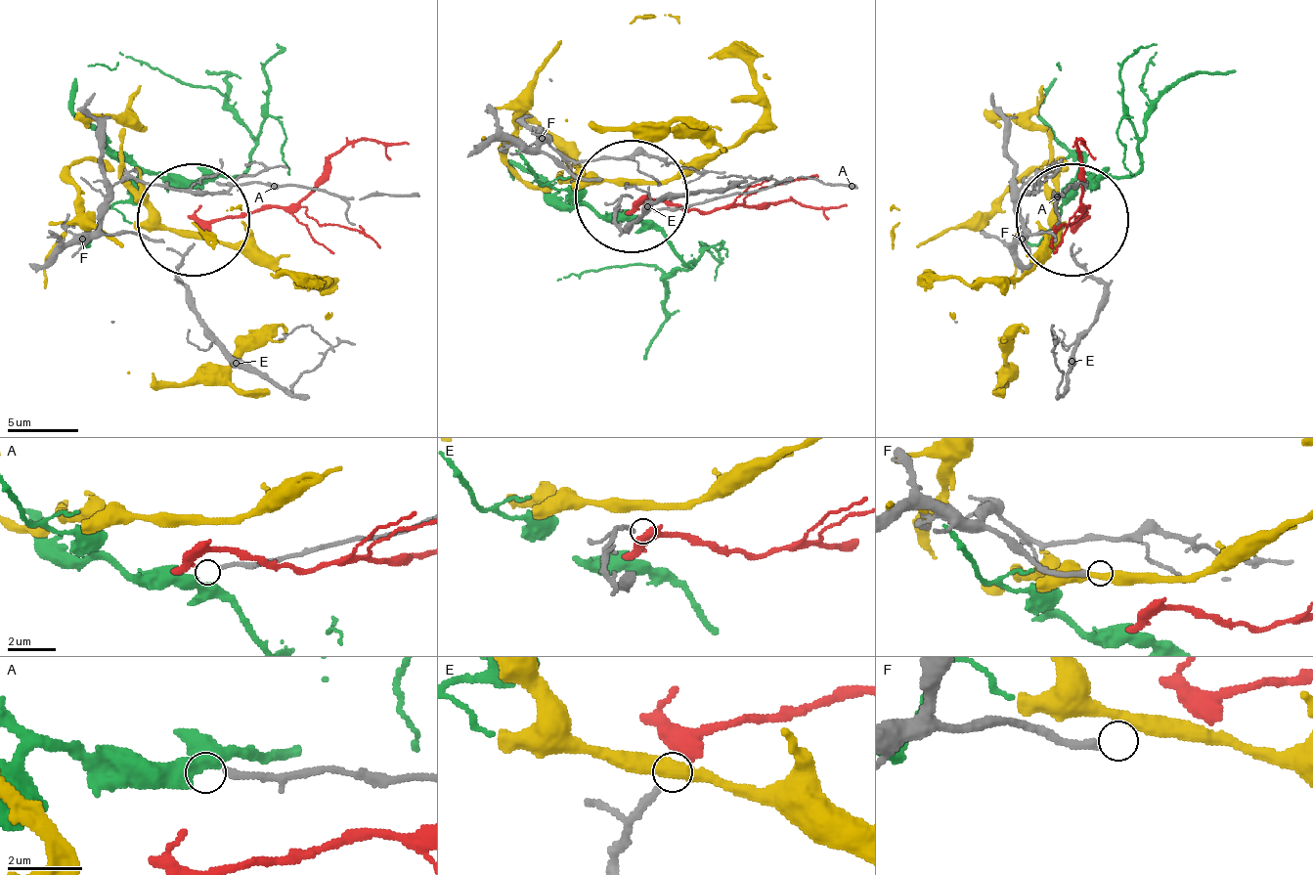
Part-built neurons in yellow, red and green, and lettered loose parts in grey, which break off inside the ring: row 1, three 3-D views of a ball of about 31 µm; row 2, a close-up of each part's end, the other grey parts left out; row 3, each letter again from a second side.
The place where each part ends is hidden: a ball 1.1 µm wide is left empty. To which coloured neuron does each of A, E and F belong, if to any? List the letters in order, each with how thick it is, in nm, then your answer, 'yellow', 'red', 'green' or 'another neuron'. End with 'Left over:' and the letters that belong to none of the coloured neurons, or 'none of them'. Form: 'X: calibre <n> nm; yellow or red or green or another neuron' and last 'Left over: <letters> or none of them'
A: calibre 180 nm; green
E: calibre 190 nm; red
F: calibre 200 nm; another neuron
Left over: F

